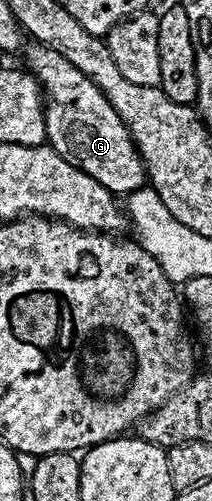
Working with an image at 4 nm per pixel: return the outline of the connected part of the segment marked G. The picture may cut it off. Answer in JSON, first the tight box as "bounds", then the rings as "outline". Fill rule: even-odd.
{"bounds":[24,42,146,197],"outline":[[[30,42],[24,48],[24,55],[24,66],[41,84],[48,146],[53,147],[63,161],[71,161],[75,169],[83,169],[87,177],[95,177],[95,181],[115,197],[129,196],[146,186],[145,167],[127,125],[123,125],[119,113],[111,109],[111,101],[103,97],[95,81],[91,81],[91,77],[83,77],[67,57],[55,53],[55,49],[47,49],[47,45],[42,43]]]}

